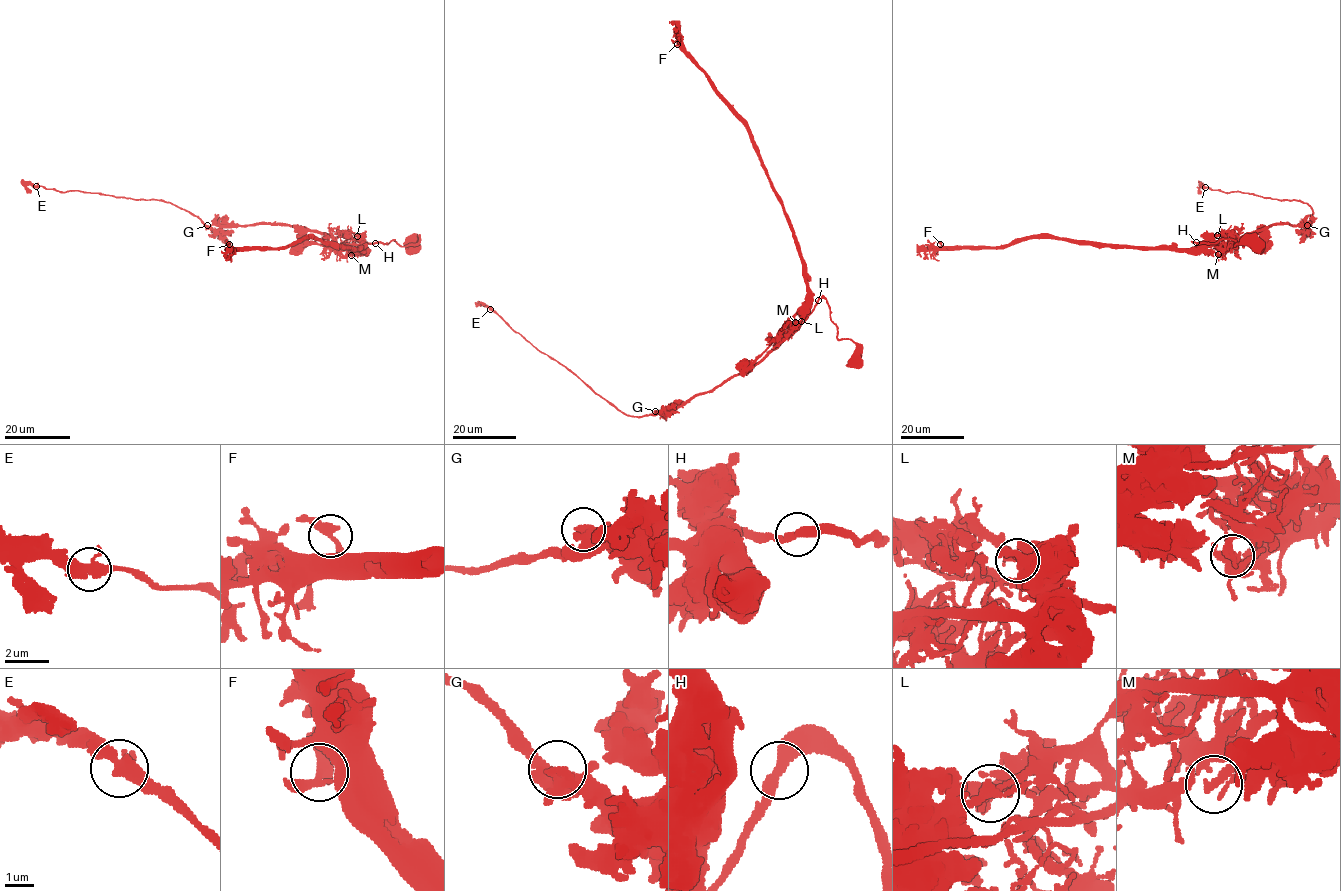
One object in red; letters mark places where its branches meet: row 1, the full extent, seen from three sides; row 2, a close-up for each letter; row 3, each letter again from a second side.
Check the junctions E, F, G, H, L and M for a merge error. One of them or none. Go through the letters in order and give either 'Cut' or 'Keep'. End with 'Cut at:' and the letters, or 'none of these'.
E: Keep
F: Keep
G: Keep
H: Keep
L: Cut
M: Keep
Cut at: L

